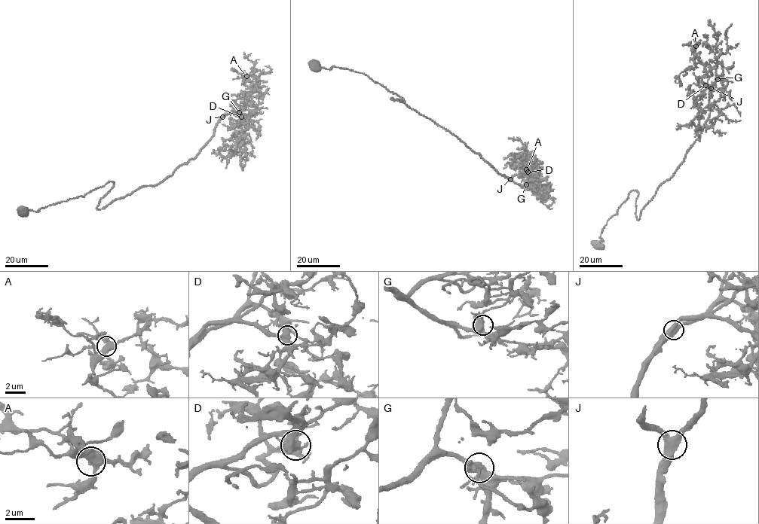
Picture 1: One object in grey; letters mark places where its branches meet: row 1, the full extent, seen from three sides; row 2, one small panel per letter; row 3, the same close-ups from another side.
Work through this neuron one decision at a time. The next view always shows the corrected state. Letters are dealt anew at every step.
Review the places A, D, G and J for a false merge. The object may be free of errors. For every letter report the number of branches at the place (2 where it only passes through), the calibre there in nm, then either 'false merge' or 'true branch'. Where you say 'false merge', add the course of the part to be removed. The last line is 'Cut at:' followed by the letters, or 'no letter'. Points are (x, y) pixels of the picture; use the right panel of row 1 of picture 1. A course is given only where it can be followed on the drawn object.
A: 3 branches meet; 440 nm thick; true branch
D: 3 branches meet; 440 nm thick; true branch
G: 3 branches meet; 440 nm thick; true branch
J: 3 branches meet; 480 nm thick; true branch
Cut at: no letter

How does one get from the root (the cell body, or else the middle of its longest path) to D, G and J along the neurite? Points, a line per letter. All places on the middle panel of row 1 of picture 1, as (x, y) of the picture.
D: (314, 66), (365, 74), (404, 102), (393, 100), (405, 102), (456, 135), (497, 173), (510, 178), (527, 172)
G: (314, 66), (365, 74), (404, 102), (393, 100), (405, 102), (456, 135), (497, 173), (526, 184)
J: (314, 66), (365, 74), (404, 102), (393, 100), (405, 102), (450, 131), (510, 179)

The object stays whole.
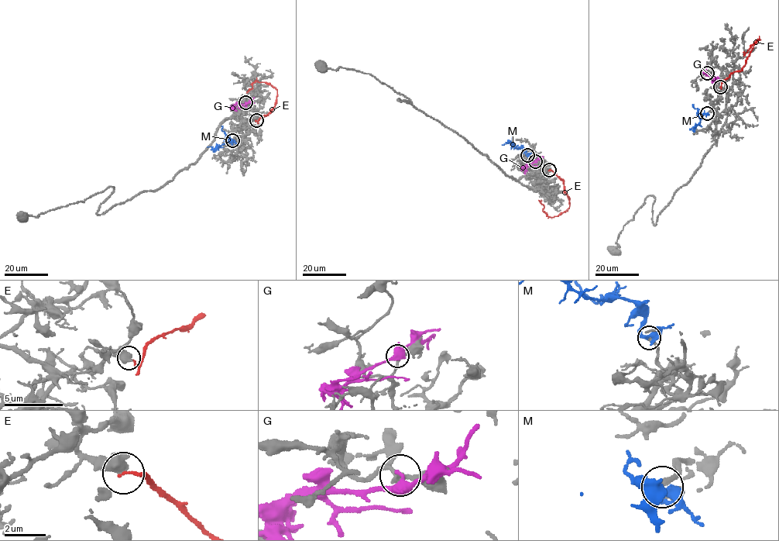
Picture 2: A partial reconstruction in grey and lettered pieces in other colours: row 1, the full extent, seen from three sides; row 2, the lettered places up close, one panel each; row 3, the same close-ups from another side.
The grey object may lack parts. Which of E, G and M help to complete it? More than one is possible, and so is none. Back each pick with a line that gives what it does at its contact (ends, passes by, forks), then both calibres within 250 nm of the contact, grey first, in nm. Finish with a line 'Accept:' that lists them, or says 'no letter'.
M: it forks there; 240 nm thick on the grey side, 340 nm on the other
Accept: M

